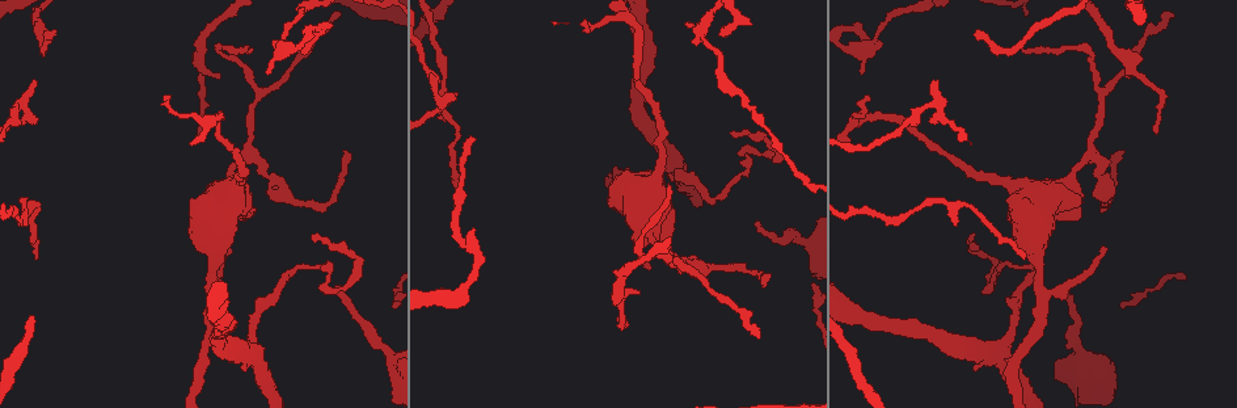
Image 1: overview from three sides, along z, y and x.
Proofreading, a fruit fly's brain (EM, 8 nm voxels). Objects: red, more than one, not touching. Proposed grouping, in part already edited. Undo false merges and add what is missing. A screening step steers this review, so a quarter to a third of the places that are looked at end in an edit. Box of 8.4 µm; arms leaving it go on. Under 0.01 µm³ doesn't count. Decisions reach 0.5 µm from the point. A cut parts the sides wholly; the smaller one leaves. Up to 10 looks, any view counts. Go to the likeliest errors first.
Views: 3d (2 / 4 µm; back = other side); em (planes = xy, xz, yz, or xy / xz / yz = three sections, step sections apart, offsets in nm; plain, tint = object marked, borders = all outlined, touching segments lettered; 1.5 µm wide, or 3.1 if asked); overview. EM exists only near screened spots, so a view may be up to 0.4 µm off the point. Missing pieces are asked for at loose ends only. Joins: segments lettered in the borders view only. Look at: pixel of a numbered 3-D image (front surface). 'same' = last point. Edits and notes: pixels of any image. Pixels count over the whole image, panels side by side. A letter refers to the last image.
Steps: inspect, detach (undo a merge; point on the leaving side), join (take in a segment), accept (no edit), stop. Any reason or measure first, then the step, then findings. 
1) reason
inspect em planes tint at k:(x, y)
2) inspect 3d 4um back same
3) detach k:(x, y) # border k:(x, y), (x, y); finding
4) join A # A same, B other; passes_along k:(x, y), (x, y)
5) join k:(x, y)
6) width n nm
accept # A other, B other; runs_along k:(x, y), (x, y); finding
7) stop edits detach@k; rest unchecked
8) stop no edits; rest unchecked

free end
inspect 3d 4um at 1:(340, 285)

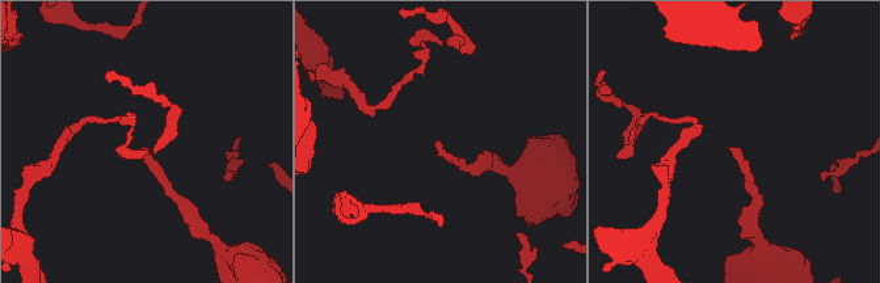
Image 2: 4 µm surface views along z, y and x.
inspect em yz step 4 plain at 2:(149, 147)

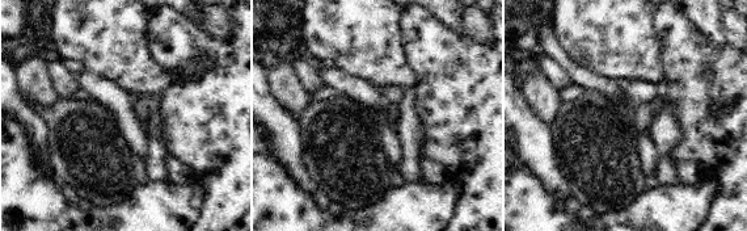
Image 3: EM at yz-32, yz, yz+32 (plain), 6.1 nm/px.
inspect em yz step 4 borders same

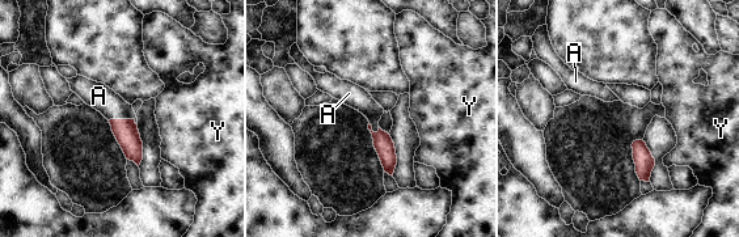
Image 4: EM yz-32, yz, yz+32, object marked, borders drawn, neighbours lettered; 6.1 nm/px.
join A # A same, Y other; passes_along 4:(126, 132), (121, 119), (98, 96); the cell continues

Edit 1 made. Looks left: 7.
inspect overview

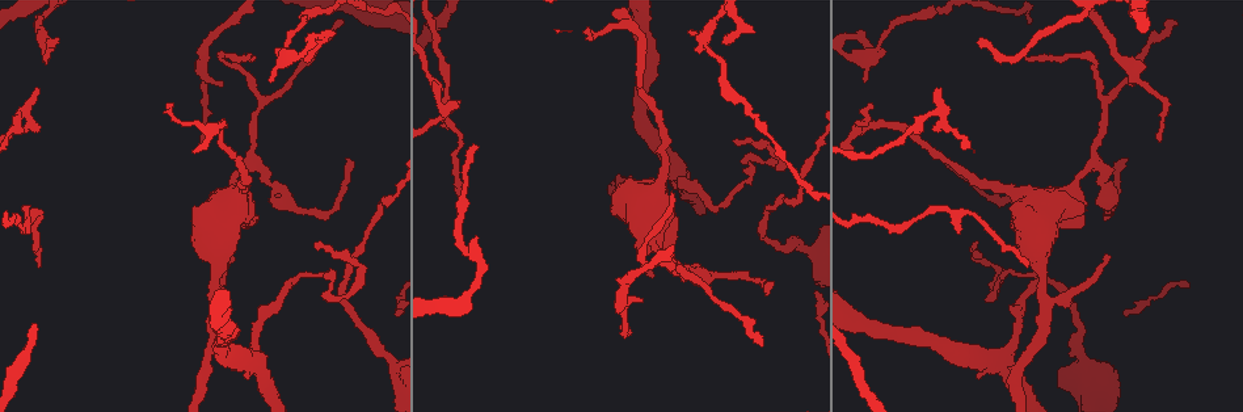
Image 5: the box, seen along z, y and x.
a fork
inspect 3d 4um at 5:(938, 110)

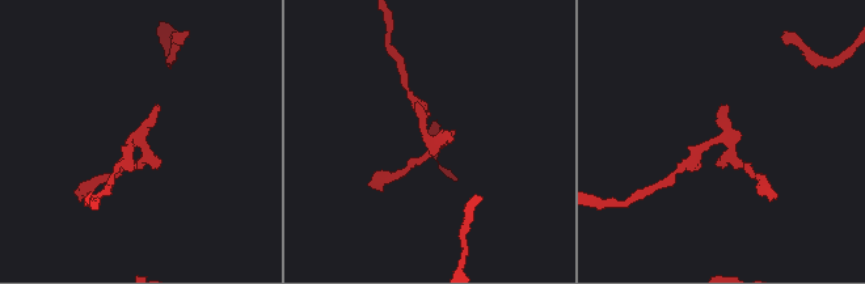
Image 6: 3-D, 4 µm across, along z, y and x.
now the EM
inspect em planes borders at 6:(431, 143)

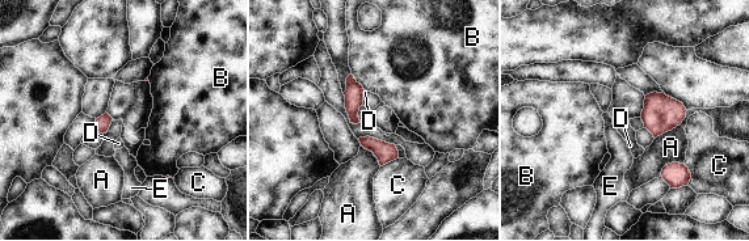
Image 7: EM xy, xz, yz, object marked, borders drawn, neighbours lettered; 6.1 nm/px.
longest_contact A 280 nm
accept # A other, B other, C other, D other, E other; border 7:(688, 110), (678, 125), (655, 139); continuous, no second cell

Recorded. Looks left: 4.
an open end
inspect em xy step 4 plain at 5:(1043, 243)

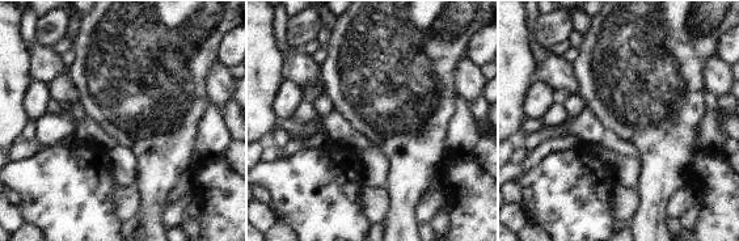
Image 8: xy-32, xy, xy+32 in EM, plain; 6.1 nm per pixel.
inspect em xy step 4 tint same

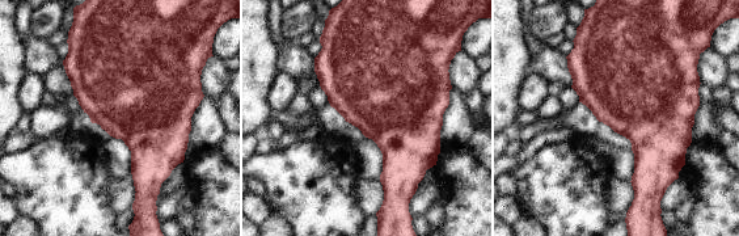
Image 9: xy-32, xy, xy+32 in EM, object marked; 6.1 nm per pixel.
inspect em xy step 4 borders same

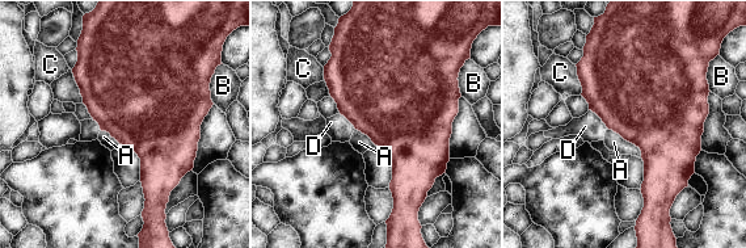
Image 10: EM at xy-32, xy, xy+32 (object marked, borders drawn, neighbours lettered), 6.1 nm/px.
width 750 nm
accept # A other, B other, C other, D other; border 10:(574, 64), (581, 95); none of them fits

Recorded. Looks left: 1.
stop edits join@4; rest unchecked

